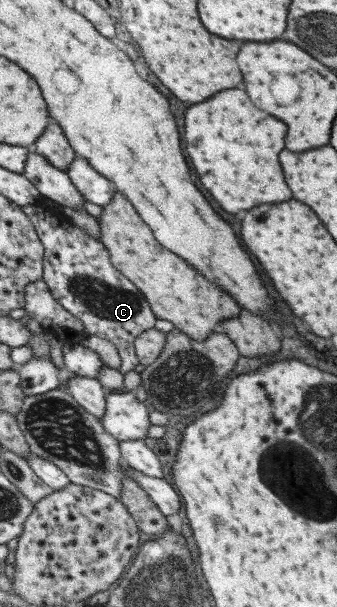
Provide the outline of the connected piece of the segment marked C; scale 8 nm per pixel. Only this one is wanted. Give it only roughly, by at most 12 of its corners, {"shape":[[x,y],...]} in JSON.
{"shape":[[32,203],[41,280],[88,335],[138,364],[156,316],[84,229]]}

